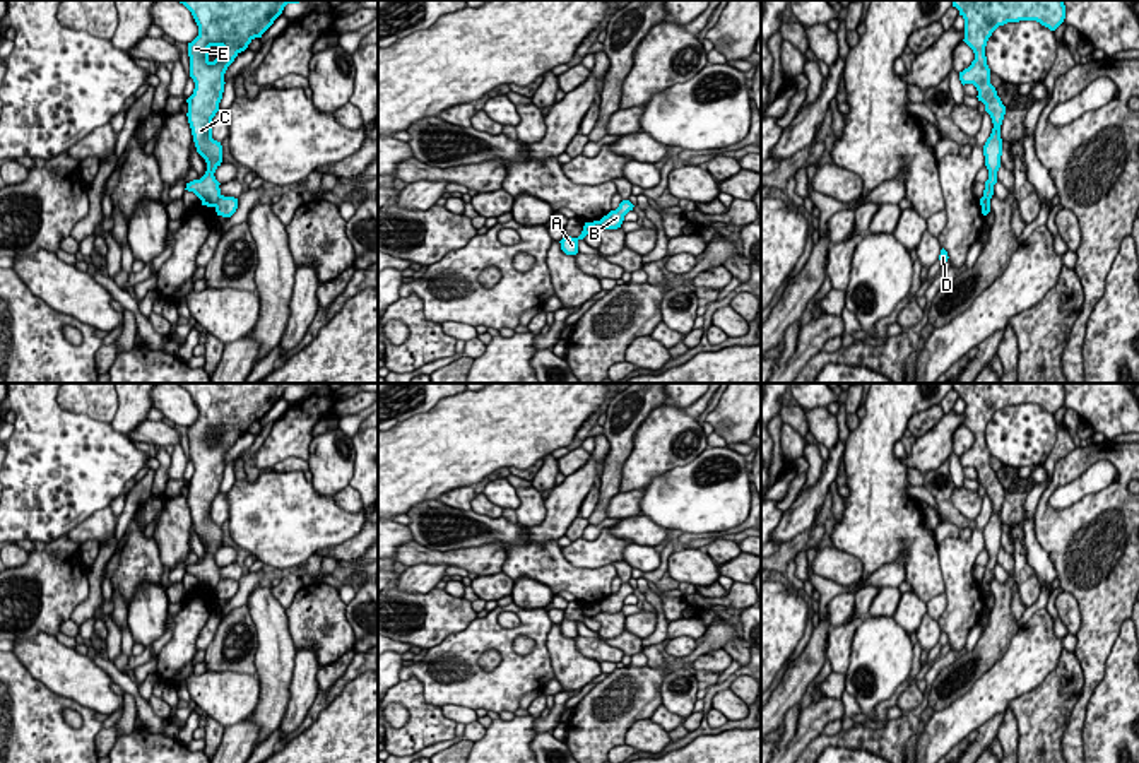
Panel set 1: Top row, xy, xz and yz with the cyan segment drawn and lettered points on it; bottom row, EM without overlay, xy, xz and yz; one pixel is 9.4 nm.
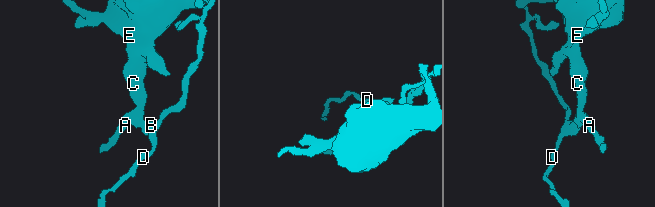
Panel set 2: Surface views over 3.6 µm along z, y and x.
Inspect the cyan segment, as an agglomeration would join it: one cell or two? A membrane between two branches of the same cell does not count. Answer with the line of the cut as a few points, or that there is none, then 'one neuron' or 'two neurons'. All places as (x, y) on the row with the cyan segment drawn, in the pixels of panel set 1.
xy (221, 195), (214, 206) | two neurons

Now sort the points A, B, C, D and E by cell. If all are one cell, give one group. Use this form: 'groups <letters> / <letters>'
groups A C E / B D

